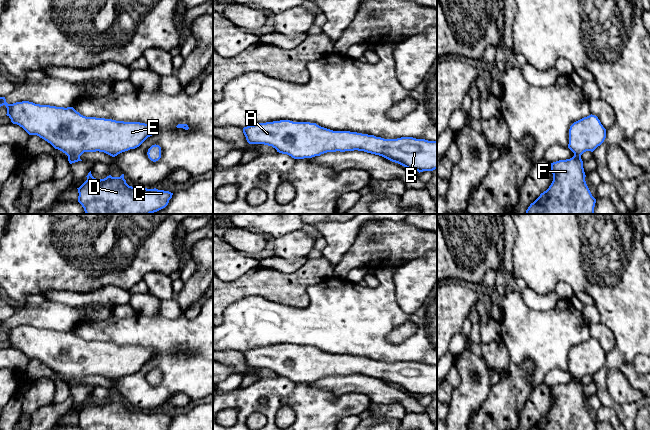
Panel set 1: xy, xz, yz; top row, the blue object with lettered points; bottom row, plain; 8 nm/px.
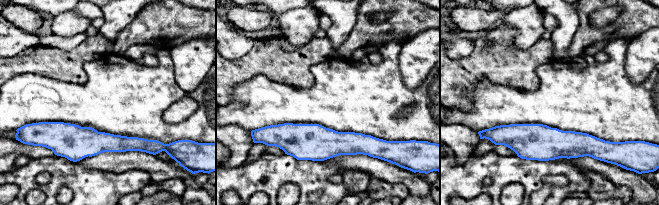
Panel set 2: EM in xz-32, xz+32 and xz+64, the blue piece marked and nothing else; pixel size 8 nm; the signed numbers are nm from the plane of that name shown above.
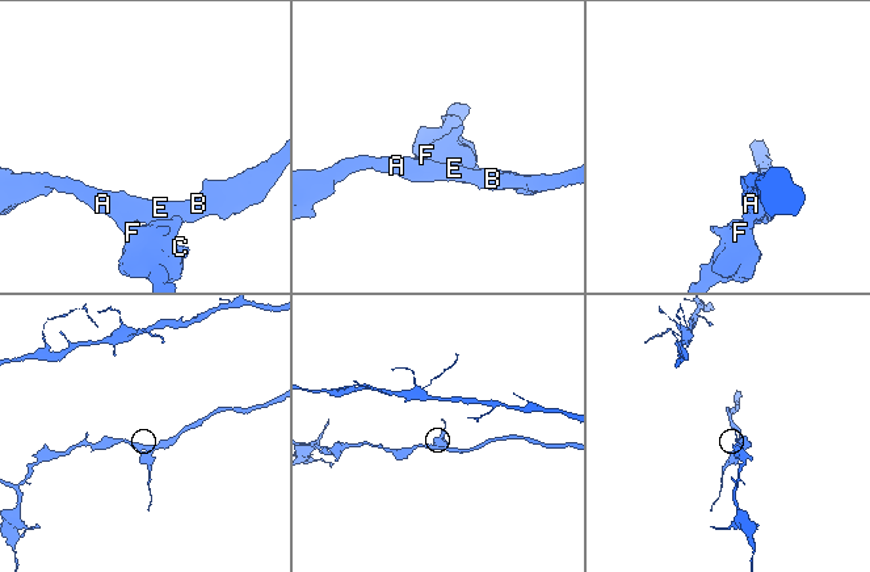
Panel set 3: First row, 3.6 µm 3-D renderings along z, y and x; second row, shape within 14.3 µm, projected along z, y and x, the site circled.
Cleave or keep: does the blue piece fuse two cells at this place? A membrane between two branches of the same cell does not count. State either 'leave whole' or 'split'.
leave whole

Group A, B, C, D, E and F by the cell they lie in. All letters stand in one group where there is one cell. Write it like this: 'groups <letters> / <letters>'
groups A B C D E F

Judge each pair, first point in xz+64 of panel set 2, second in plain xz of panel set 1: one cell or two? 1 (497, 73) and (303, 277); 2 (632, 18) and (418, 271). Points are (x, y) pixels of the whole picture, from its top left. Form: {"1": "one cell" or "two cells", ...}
{"1": "one cell", "2": "two cells"}

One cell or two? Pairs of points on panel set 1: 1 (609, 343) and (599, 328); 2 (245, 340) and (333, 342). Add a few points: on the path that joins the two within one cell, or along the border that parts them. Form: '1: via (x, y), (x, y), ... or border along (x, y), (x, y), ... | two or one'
1: via (606, 339), (600, 332) | one
2: via (267, 332), (311, 332) | one

